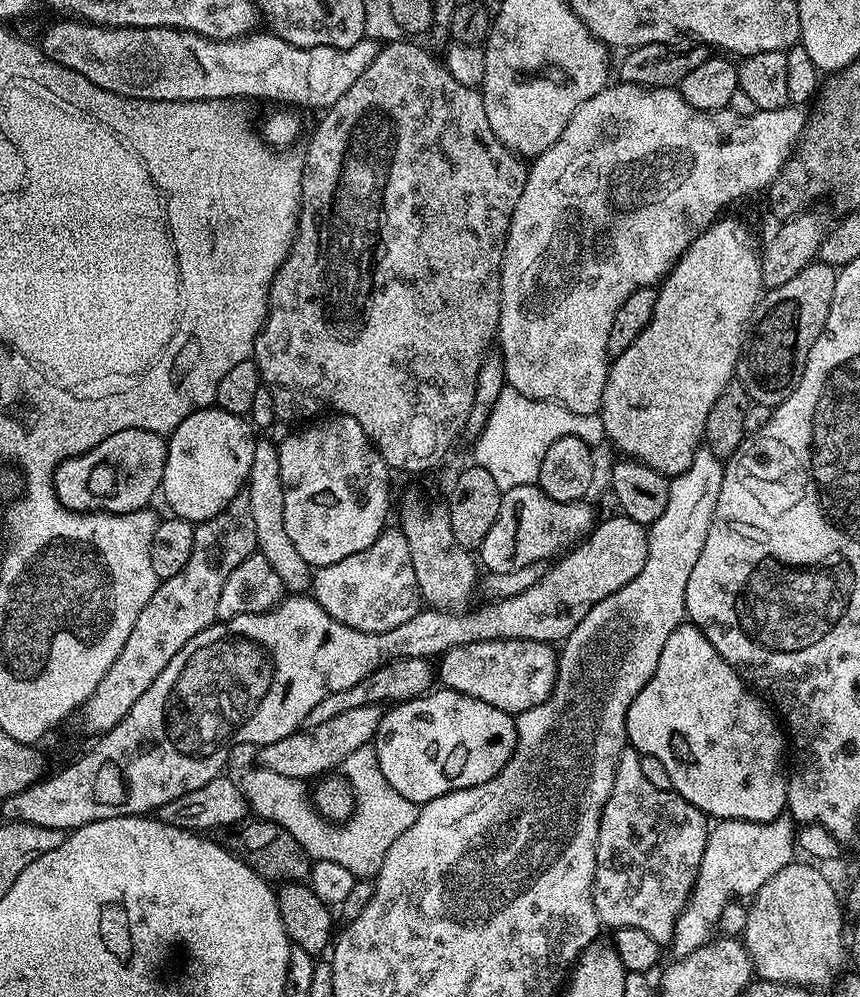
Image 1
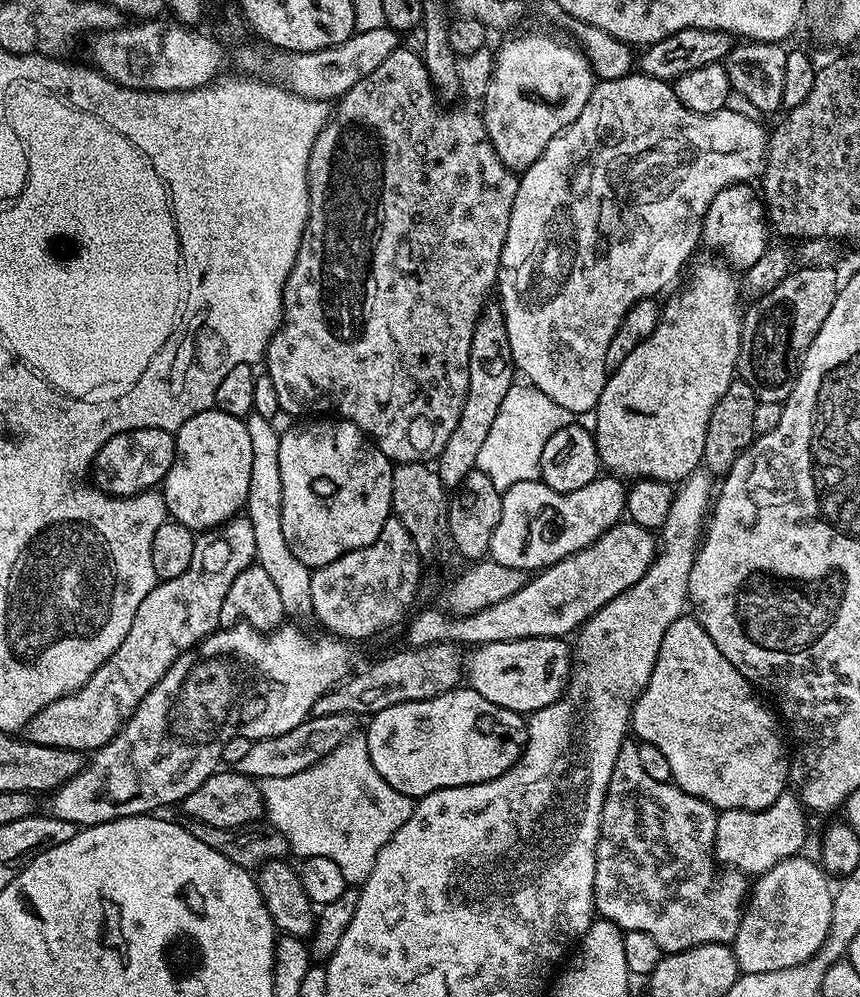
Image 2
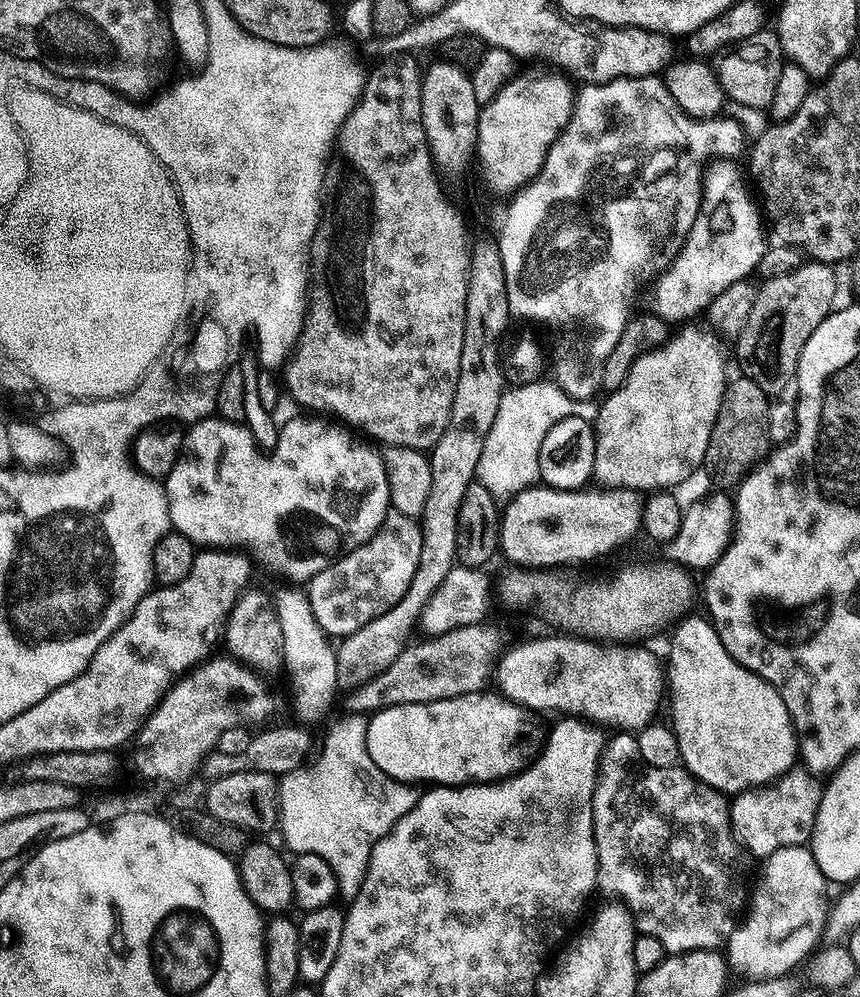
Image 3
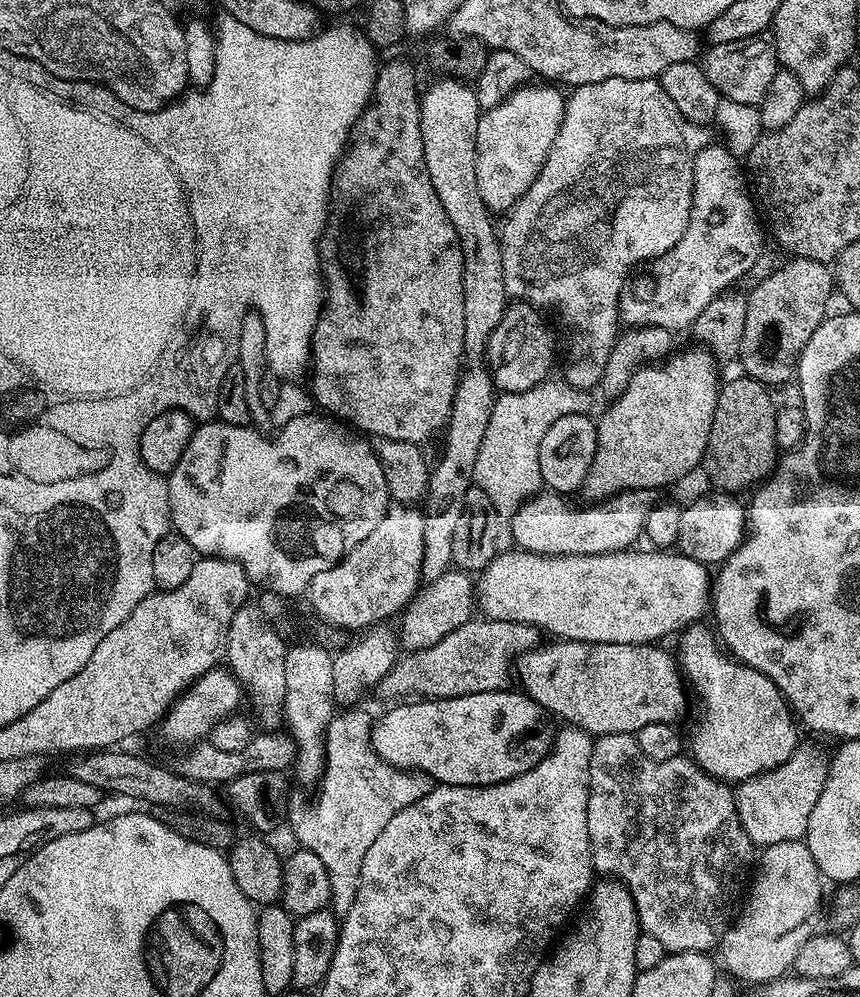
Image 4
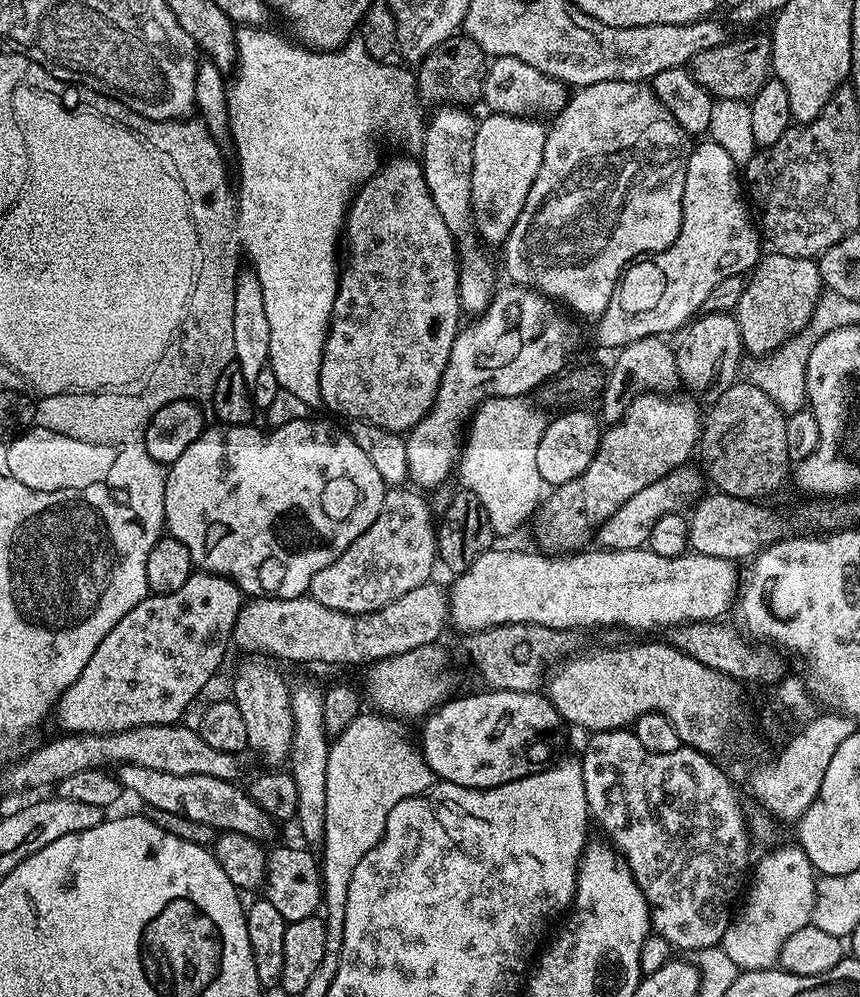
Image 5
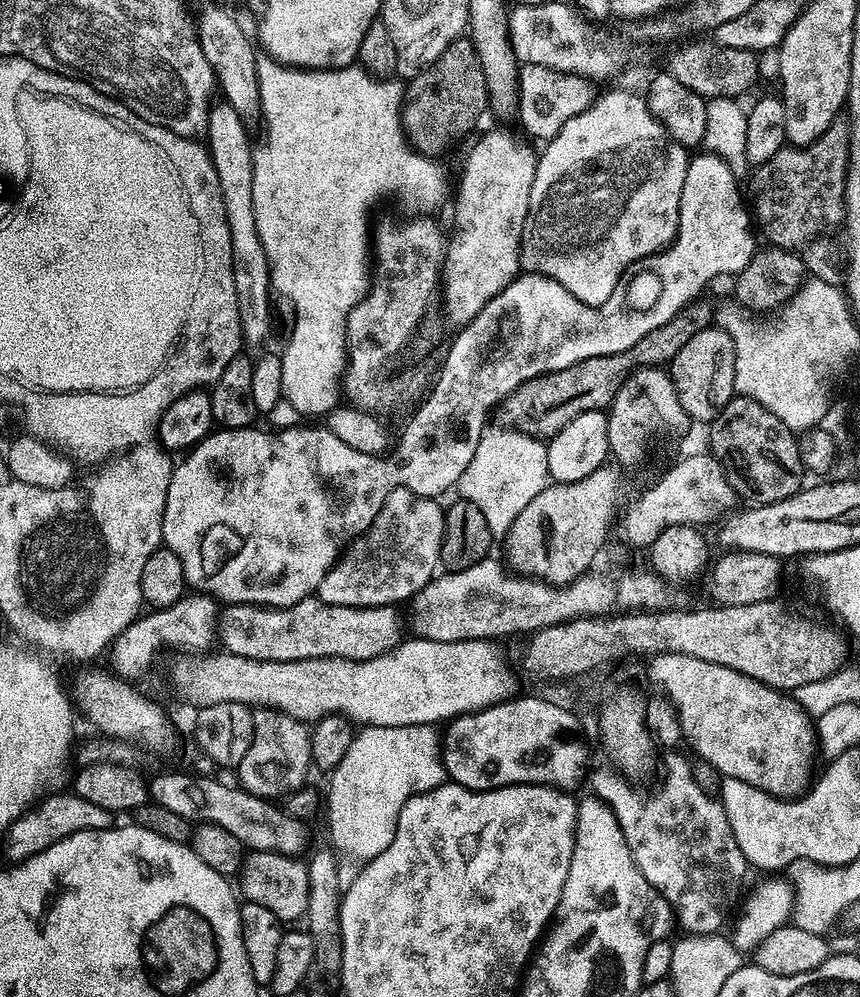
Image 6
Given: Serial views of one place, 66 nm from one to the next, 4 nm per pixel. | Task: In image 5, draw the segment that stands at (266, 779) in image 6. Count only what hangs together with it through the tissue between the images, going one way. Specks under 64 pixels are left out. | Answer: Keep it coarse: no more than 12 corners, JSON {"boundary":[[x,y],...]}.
{"boundary":[[248,654],[230,696],[248,748],[268,766],[289,759],[290,684],[269,657]]}

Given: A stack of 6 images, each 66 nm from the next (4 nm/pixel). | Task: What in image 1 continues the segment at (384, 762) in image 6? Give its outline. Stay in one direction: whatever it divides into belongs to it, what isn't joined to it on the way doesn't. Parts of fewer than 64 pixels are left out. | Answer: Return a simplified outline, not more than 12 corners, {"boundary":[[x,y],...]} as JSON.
{"boundary":[[372,744],[342,765],[356,791],[344,823],[320,815],[303,783],[253,766],[249,809],[312,860],[374,878],[418,818]]}

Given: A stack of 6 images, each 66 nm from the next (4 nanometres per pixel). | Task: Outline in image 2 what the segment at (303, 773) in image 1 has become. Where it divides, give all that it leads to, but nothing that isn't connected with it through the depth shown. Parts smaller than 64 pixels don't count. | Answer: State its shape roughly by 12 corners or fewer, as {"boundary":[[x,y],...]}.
{"boundary":[[311,715],[252,741],[234,766],[257,781],[290,778],[357,731],[357,717]]}

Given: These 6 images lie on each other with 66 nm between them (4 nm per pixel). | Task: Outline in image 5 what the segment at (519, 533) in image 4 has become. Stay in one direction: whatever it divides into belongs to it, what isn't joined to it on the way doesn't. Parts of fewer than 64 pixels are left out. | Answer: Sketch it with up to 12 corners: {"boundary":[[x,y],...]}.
{"boundary":[[675,468],[622,502],[599,547],[645,547],[650,530],[702,496],[700,472]]}

